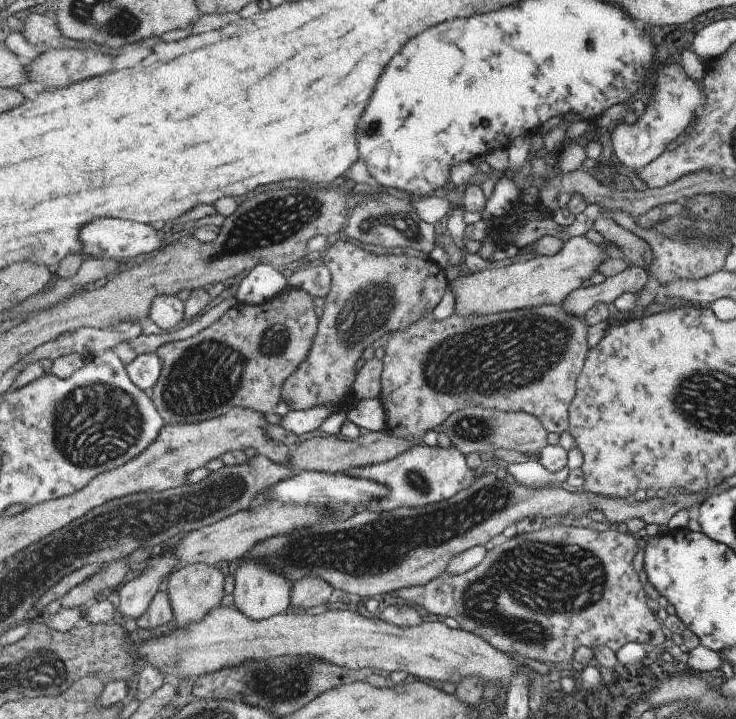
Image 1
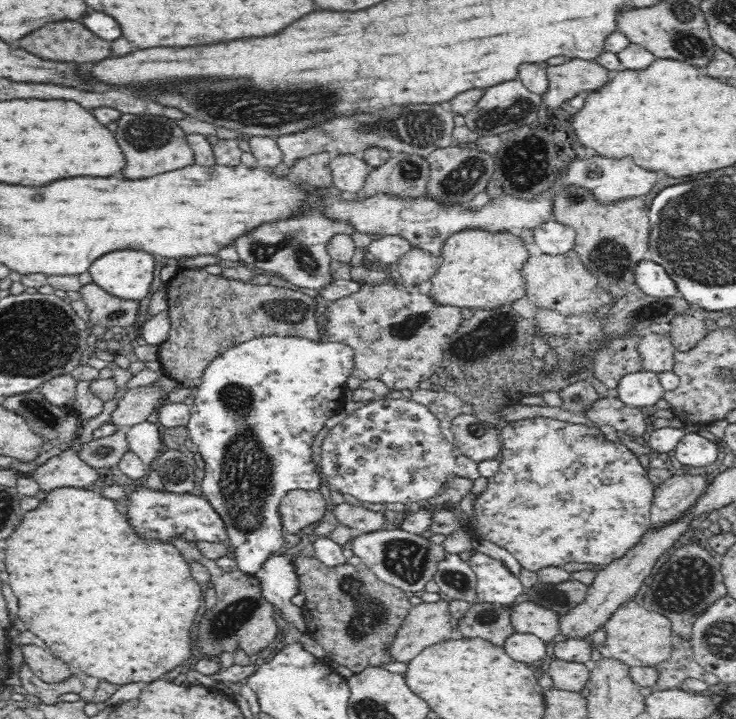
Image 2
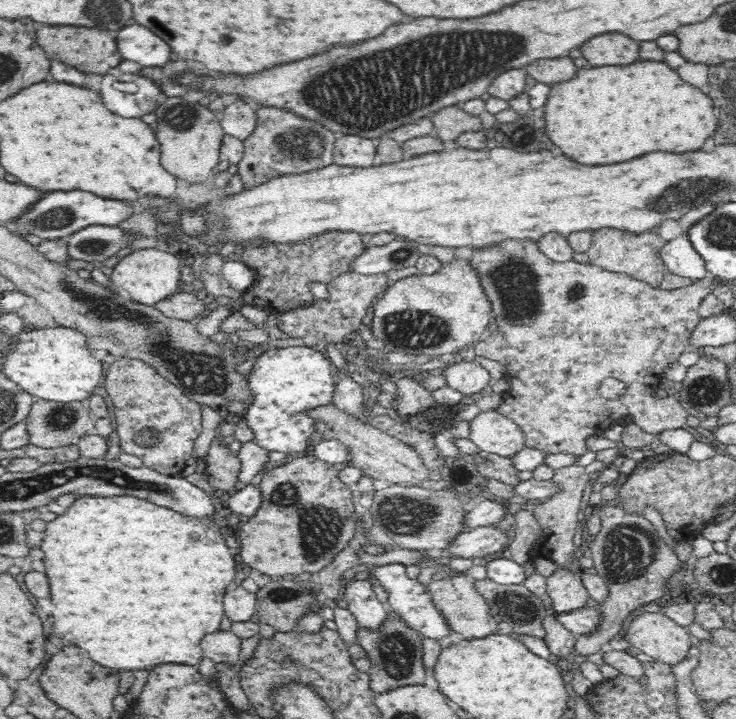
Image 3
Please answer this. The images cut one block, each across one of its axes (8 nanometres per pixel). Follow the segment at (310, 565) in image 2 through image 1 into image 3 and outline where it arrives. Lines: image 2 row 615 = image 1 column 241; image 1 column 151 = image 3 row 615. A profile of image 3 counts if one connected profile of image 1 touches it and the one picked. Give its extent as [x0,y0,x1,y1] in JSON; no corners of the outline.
[356,613,428,695]

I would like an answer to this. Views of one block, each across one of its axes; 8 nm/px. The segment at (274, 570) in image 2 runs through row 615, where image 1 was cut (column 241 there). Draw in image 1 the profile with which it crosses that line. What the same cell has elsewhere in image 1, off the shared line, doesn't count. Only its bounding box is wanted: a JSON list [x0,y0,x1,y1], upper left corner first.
[237,263,289,304]

